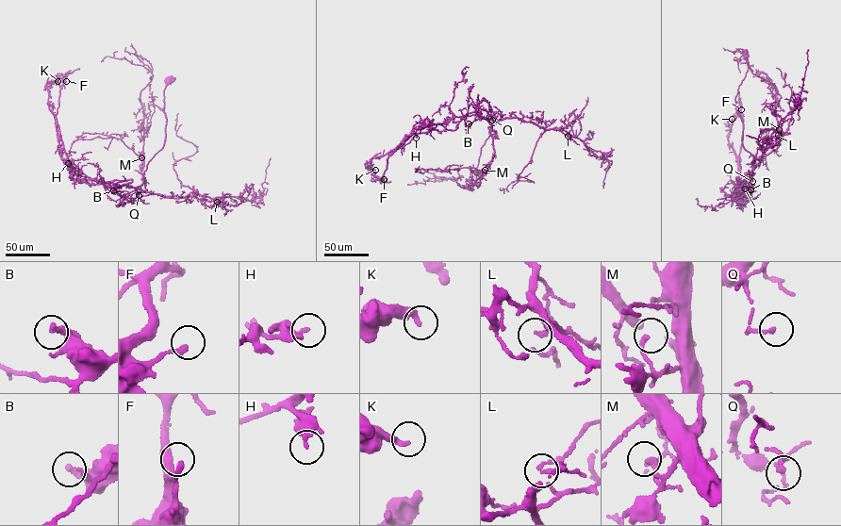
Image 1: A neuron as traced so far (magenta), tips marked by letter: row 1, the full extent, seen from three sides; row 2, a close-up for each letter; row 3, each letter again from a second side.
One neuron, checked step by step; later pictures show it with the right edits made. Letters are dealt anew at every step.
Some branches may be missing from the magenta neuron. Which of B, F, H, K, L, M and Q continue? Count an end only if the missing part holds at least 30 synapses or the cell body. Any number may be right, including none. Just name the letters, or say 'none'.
none

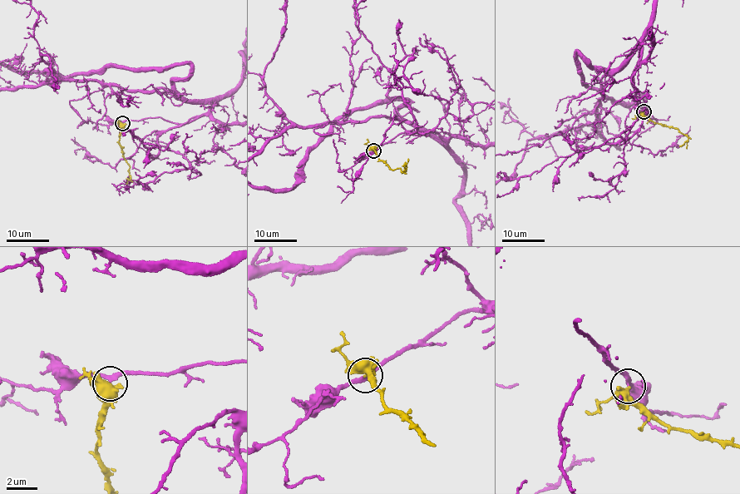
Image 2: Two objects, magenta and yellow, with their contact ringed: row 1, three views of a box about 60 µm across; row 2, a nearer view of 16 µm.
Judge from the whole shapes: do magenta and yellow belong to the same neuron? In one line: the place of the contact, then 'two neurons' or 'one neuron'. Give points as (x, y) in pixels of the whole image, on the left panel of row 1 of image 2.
(122, 123) | one neuron

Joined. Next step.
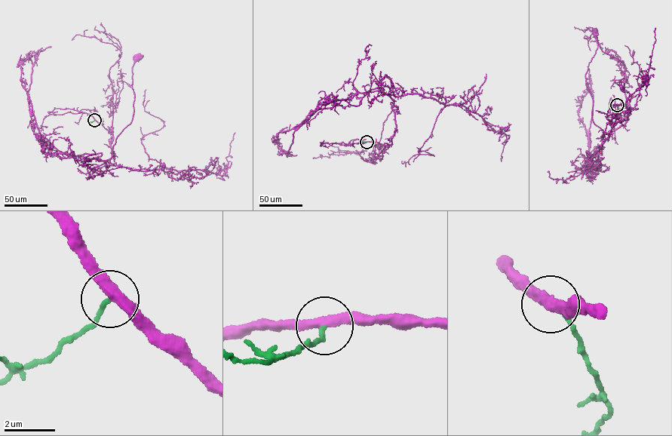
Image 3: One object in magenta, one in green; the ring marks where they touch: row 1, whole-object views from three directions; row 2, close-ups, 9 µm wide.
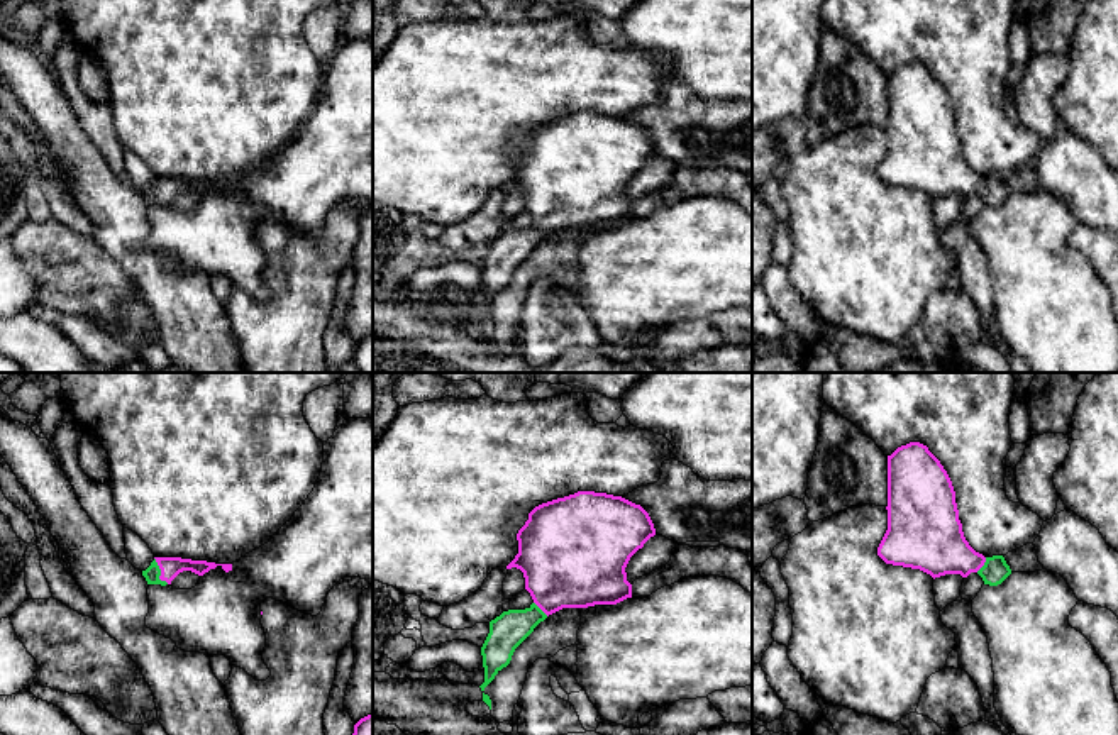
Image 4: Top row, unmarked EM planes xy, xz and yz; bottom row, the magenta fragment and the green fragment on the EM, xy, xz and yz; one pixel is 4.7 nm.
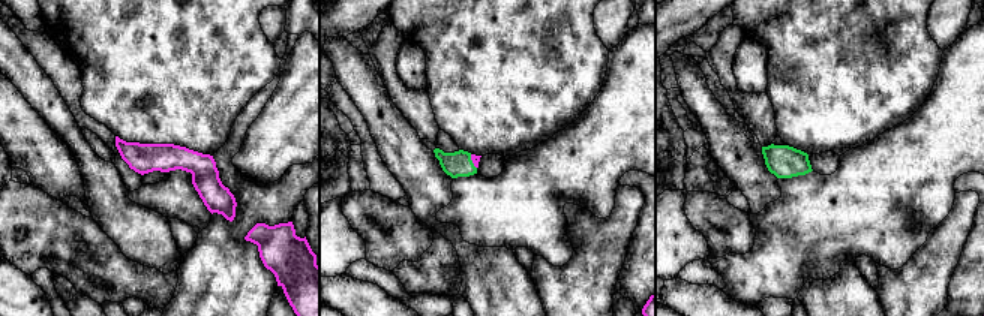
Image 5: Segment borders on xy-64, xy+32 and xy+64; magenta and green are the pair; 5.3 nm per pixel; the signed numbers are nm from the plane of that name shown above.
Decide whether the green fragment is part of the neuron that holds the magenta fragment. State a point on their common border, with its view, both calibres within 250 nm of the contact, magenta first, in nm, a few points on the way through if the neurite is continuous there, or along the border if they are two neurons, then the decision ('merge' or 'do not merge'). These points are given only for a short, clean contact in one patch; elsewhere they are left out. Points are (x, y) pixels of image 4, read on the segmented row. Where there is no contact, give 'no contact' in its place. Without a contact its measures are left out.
xy (161, 573) | 100/70 nm | across xy (170, 568), (161, 573), (153, 573) | merge

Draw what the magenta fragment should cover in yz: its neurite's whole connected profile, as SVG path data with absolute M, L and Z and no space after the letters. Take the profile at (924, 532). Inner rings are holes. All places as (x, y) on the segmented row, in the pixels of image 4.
M910 442L888 456L888 530L877 555L893 566L920 569L933 579L945 574L967 578L977 572L984 584L998 586L1011 569L1003 555L984 557L964 537L955 491L940 461L920 442Z

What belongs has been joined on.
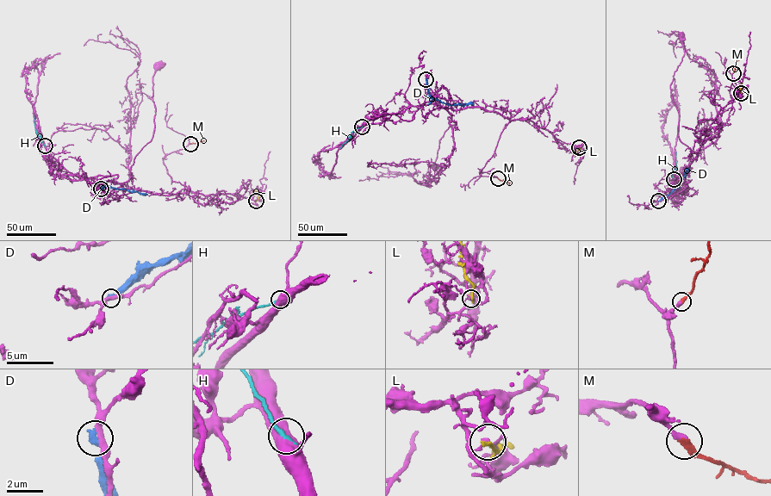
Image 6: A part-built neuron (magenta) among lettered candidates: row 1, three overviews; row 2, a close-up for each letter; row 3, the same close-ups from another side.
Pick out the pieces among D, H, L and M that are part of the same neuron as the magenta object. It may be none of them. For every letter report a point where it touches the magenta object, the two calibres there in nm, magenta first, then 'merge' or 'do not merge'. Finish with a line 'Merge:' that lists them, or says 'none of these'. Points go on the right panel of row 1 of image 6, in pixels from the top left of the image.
D: meets magenta at (658, 201); 320 nm thick on the magenta side, 340 nm on the other; do not merge
H: meets magenta at (674, 179); 600 nm thick on the magenta side, 240 nm on the other; do not merge
L: meets magenta at (741, 93); 160 nm thick on the magenta side, 240 nm on the other; do not merge
M: meets magenta at (733, 73); 320 nm thick on the magenta side, 360 nm on the other; merge
Merge: M

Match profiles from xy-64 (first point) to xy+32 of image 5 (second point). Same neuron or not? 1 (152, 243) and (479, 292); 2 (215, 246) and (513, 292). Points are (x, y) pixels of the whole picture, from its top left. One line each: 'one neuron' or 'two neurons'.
1: one neuron
2: two neurons

